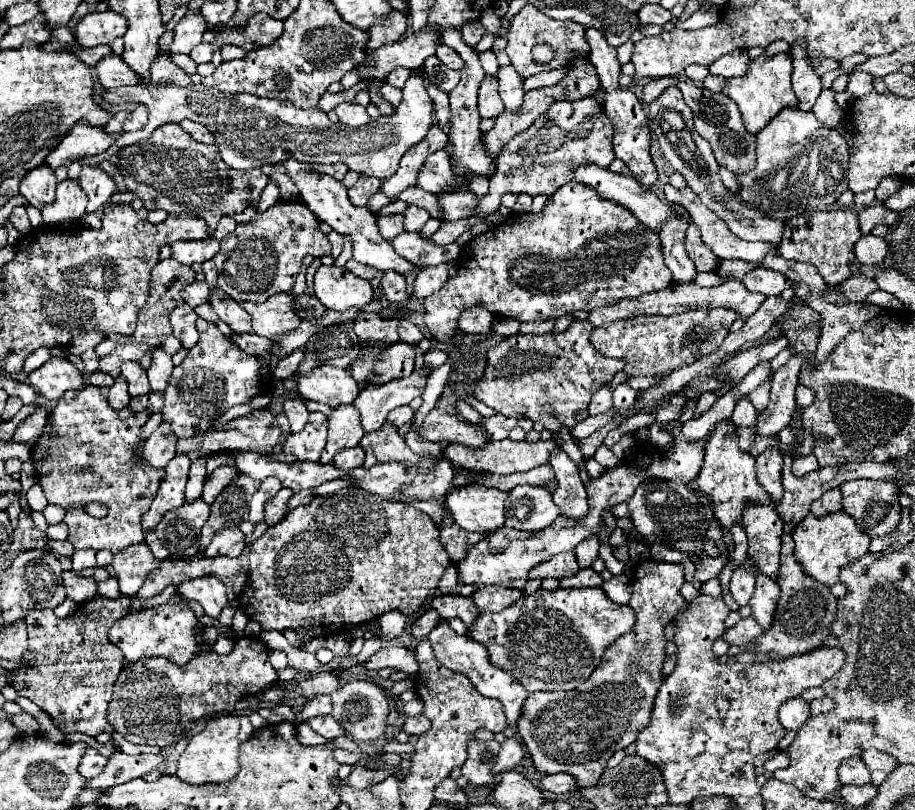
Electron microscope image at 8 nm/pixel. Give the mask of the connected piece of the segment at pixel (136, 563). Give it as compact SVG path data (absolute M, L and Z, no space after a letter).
M146 543L133 544L113 556L111 572L117 578L122 594L133 597L145 581L147 572L161 562L153 558Z

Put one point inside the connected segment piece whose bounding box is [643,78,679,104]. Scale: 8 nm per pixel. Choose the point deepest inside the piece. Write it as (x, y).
(655, 88)

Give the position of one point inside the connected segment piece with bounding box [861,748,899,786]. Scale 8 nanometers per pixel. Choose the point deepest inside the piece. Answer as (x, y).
(881, 765)

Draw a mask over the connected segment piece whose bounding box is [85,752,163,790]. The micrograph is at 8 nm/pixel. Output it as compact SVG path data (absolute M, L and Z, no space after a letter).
M115 752L109 758L105 770L99 776L87 780L85 788L87 790L105 790L105 788L123 784L127 780L139 778L139 776L147 774L149 770L153 770L153 768L161 768L161 764L163 764L161 754L129 756L129 754L123 754L123 752Z

